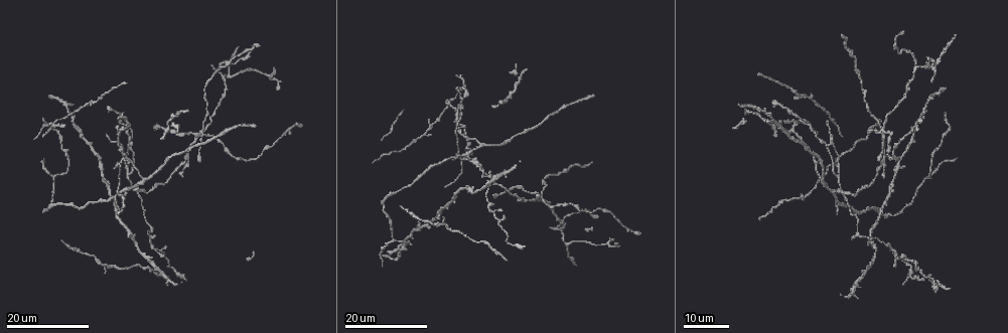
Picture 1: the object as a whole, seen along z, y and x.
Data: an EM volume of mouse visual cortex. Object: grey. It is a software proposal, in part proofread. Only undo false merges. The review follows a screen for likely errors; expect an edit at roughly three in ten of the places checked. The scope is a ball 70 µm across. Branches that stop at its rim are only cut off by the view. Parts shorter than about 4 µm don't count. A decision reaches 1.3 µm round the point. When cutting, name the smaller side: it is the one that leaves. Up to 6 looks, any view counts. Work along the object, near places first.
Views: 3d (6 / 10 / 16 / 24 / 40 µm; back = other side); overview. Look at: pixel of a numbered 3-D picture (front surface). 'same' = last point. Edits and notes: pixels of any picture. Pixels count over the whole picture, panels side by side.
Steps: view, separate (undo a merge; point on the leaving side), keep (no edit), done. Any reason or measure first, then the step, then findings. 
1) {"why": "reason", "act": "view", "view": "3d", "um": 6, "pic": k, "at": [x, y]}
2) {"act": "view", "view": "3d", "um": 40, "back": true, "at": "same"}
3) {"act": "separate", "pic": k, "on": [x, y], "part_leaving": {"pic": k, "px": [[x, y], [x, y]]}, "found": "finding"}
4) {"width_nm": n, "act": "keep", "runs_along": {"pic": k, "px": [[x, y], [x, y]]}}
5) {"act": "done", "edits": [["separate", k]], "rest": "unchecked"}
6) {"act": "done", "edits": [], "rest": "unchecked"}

{"why": "four or more arms meet", "act": "view", "view": "3d", "um": 24, "pic": 1, "at": [838, 191]}

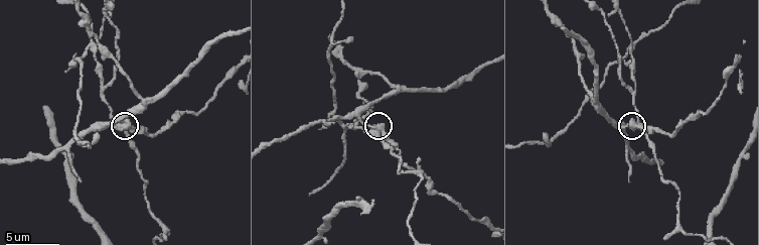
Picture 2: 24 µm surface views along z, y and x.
{"act": "view", "view": "3d", "um": 10, "pic": 2, "at": [373, 130]}

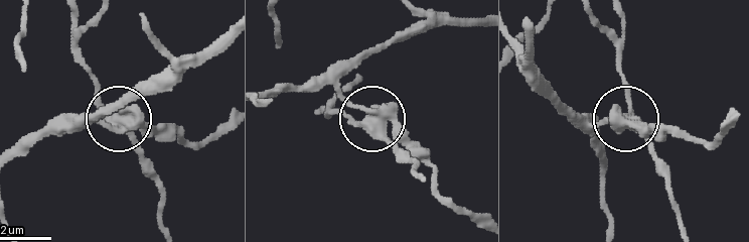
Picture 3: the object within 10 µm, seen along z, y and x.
{"act": "separate", "pic": 3, "on": [133, 146], "part_leaving": {"pic": 3, "px": [[134, 119], [134, 144], [160, 197], [162, 229]]}, "found": "two neurons meet here"}

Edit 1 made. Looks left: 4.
{"why": "four or more arms meet", "act": "view", "view": "3d", "um": 16, "pic": 1, "at": [880, 128]}

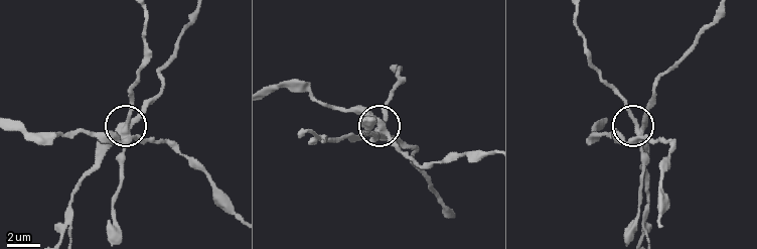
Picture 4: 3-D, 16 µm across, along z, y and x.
{"act": "view", "view": "3d", "um": 10, "pic": 4, "at": [381, 130]}

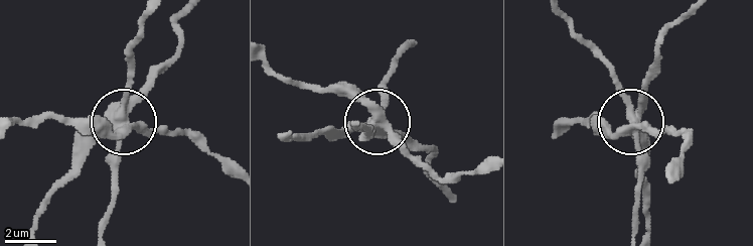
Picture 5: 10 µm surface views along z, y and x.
{"side_arm_um": 35, "act": "separate", "pic": 5, "on": [108, 154], "part_leaving": {"pic": 5, "px": [[122, 117], [197, 138], [230, 168]]}, "found": "two neurons meet here"}

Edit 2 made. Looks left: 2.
{"why": "side arm on a straight run", "act": "view", "view": "3d", "um": 24, "pic": 1, "at": [56, 176]}

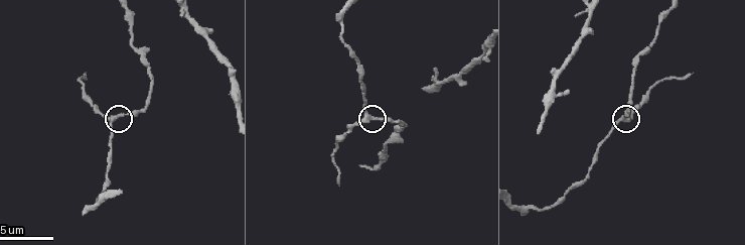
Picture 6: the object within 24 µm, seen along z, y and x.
{"act": "view", "view": "3d", "um": 6, "pic": 6, "at": [117, 117]}

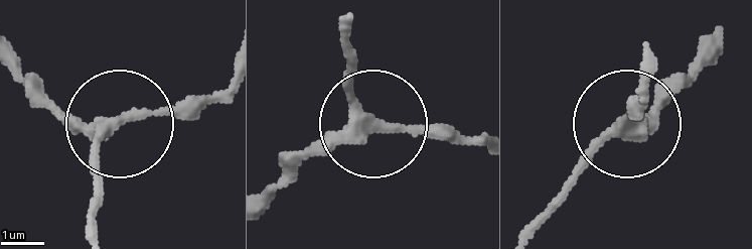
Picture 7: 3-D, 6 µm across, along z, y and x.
{"side_arm_um": 9, "act": "keep", "runs_along": {"pic": 7, "px": [[341, 20], [366, 125], [330, 140], [269, 202]]}, "found": "continuous, no second neuron"}

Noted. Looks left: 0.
{"act": "done", "edits": [["separate", 3], ["separate", 5]], "rest": "unchecked"}

